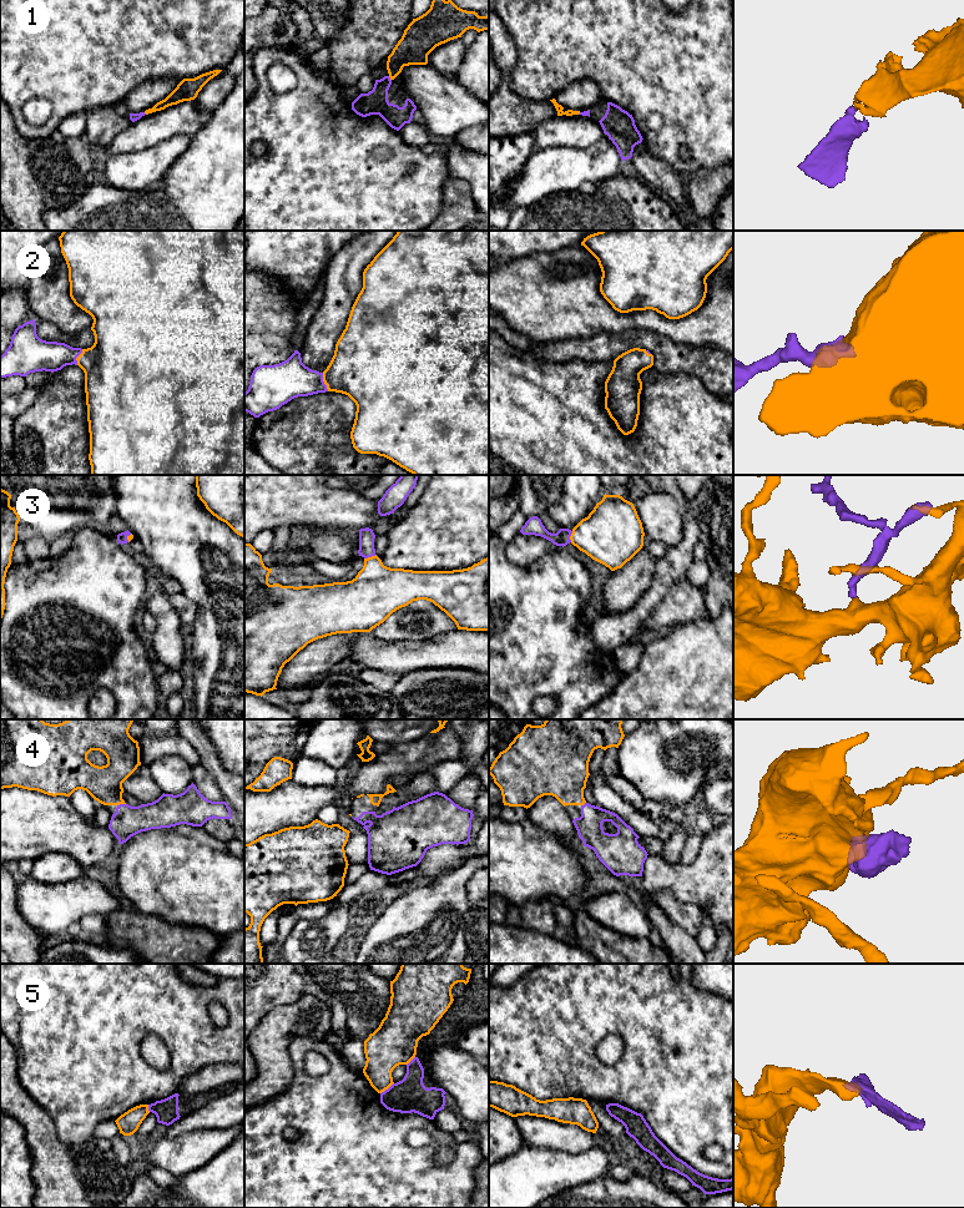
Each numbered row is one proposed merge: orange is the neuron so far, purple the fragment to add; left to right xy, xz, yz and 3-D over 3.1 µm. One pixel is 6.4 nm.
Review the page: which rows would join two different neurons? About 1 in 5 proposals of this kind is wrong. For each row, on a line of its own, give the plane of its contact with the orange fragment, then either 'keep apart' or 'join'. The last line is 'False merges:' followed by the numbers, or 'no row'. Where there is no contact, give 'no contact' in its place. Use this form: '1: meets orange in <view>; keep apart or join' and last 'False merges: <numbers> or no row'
1: meets orange in xz; join
2: meets orange in xz; join
3: meets orange in xz; join
4: meets orange in xy; join
5: meets orange in xz; keep apart
False merges: 5

